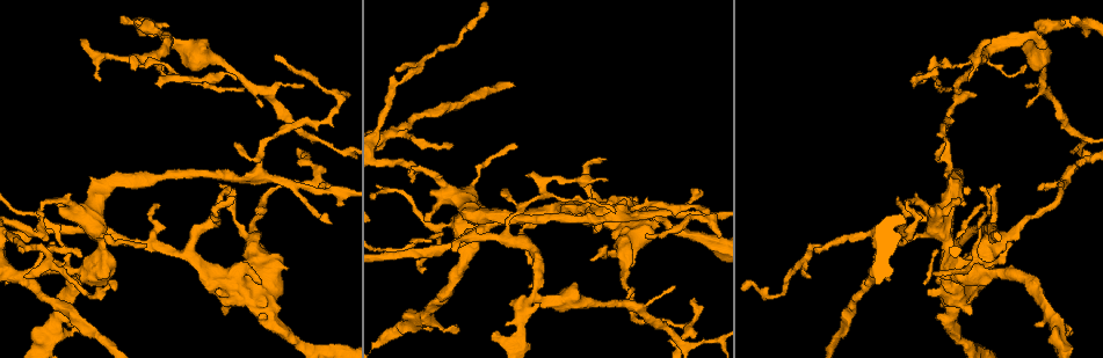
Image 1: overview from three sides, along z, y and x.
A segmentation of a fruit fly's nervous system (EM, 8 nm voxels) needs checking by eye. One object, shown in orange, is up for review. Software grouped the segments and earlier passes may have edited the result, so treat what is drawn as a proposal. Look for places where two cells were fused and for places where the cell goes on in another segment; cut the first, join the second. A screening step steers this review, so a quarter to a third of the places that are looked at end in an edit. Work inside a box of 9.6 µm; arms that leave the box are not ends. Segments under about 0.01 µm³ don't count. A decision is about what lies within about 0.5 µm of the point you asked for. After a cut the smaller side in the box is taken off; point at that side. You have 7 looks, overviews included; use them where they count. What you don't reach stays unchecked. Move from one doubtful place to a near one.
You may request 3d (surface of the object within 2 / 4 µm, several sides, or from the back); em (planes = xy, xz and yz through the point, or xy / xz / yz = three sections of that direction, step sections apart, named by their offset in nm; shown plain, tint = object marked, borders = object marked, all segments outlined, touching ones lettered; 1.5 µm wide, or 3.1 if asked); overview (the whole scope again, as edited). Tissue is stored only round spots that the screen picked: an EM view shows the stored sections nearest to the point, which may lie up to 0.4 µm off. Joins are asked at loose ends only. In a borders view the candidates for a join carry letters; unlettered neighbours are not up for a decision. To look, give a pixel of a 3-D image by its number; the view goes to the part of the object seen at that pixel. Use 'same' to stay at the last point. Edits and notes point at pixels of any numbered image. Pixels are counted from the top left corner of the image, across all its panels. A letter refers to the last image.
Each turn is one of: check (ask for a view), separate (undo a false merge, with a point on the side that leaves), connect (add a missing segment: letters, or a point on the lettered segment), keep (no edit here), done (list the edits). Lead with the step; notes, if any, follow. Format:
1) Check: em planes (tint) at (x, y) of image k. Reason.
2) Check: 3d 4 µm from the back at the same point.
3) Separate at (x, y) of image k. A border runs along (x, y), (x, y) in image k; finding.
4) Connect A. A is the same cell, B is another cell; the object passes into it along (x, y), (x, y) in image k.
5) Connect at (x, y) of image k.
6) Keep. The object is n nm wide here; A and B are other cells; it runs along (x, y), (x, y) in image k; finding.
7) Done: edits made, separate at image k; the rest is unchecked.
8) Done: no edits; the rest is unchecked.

Check: em planes (plain) at (216, 290) of image 1. An open end.

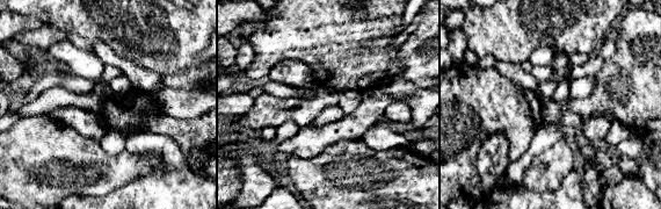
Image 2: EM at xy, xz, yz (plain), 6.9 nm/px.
Check: em planes (borders) at the same point. See the neighbours.

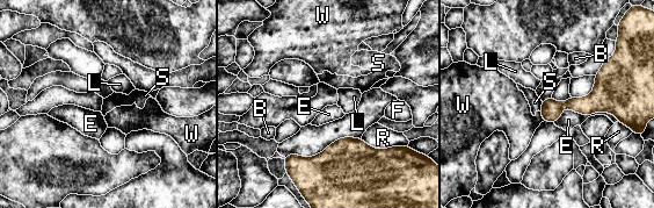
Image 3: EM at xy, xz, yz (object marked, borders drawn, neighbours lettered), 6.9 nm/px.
Keep. The longest contact is with E, 440 nm; B, E, F, L, R, S and W are other cells; a border runs along (617, 121), (564, 108), (553, 122) in image 3; none of them fits.

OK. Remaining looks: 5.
Check: 3d 2 µm at (451, 144) of image 1. Branch stops here.

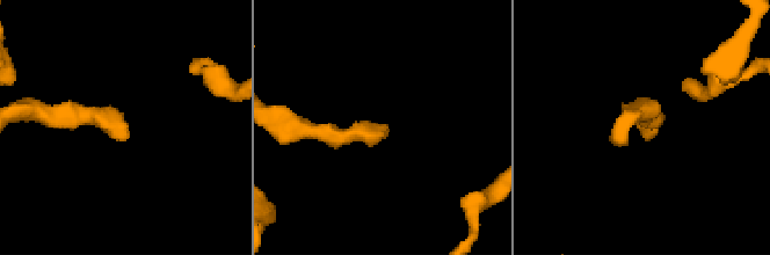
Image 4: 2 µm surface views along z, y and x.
Check: em xy step 8 (tint) at (643, 133) of image 4.

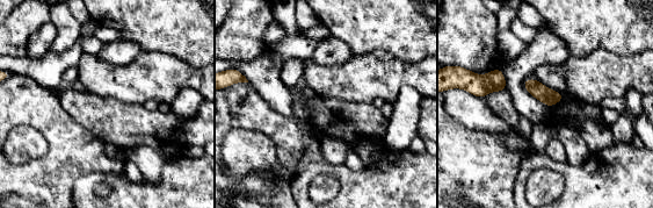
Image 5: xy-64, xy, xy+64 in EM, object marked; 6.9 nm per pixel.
Check: em planes (borders) at the same point. Cut it another way.

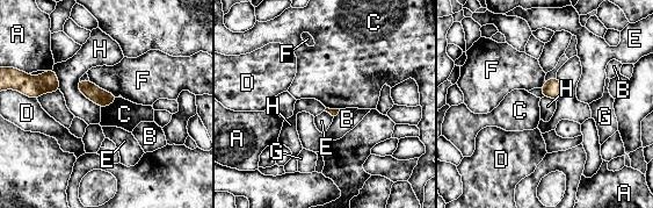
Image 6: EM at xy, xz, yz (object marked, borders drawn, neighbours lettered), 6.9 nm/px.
Keep. A, B, C, D, E, F, G and H are other cells; a border runs along (118, 98), (101, 108) in image 6; none of them fits.

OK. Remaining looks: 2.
Done: no edits; the rest is unchecked.

